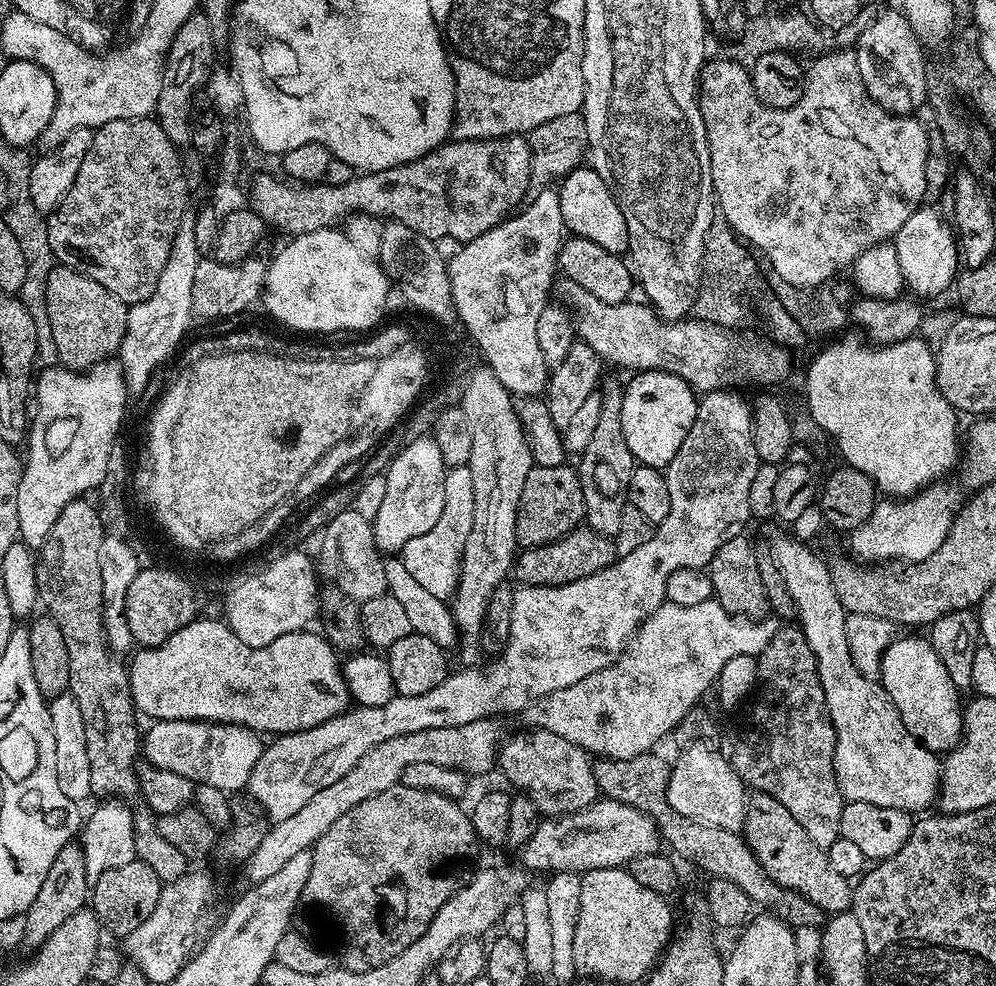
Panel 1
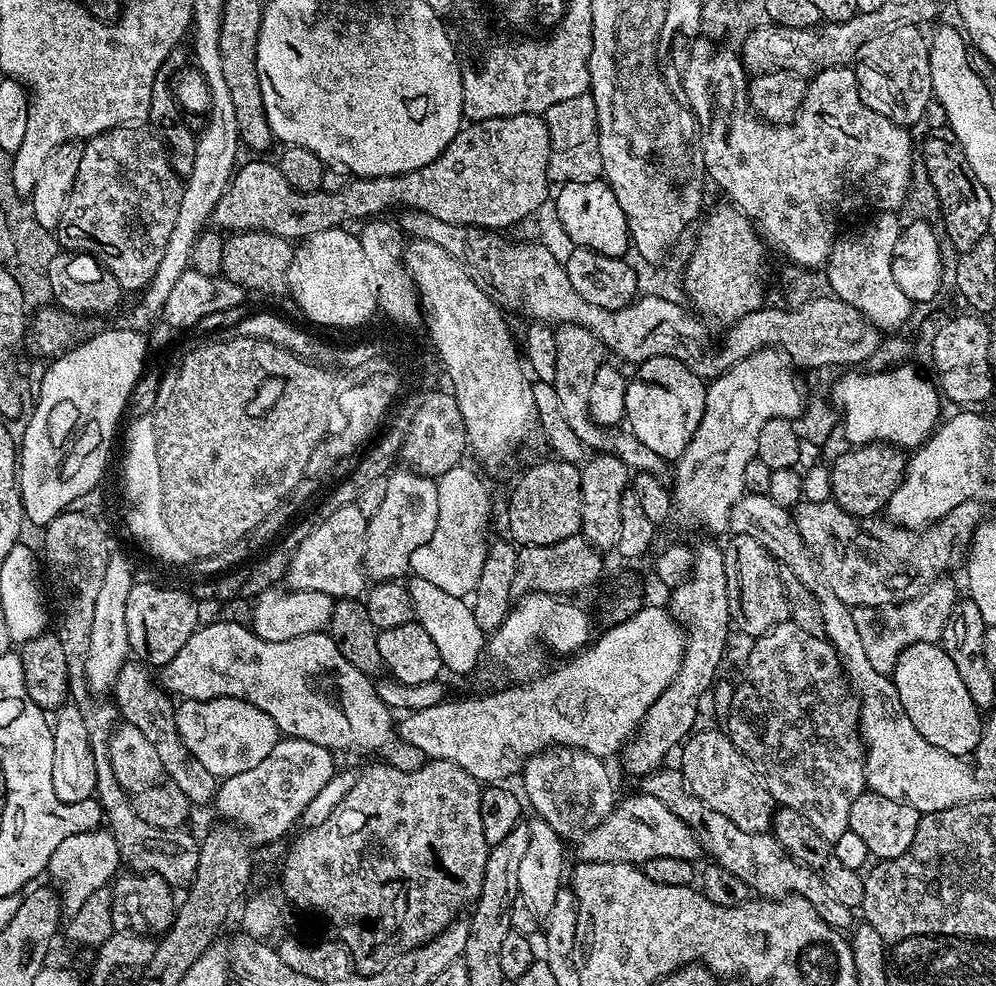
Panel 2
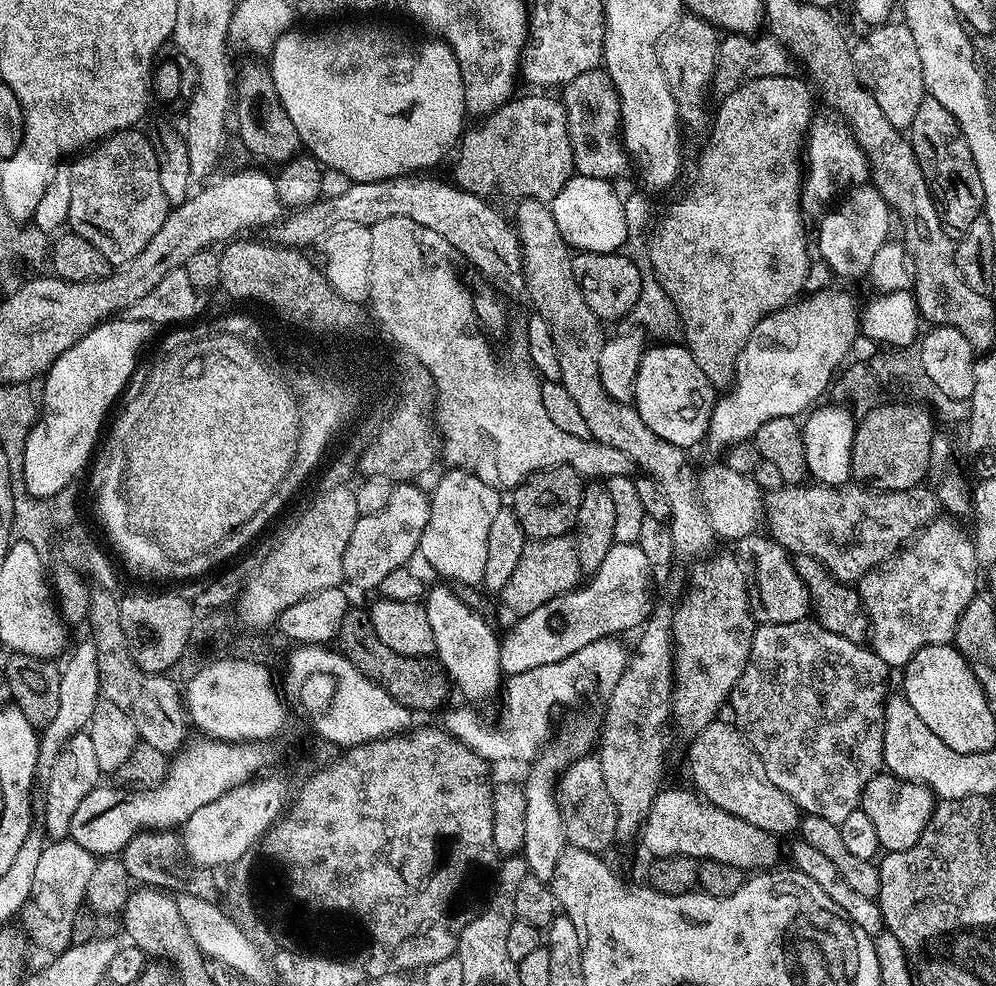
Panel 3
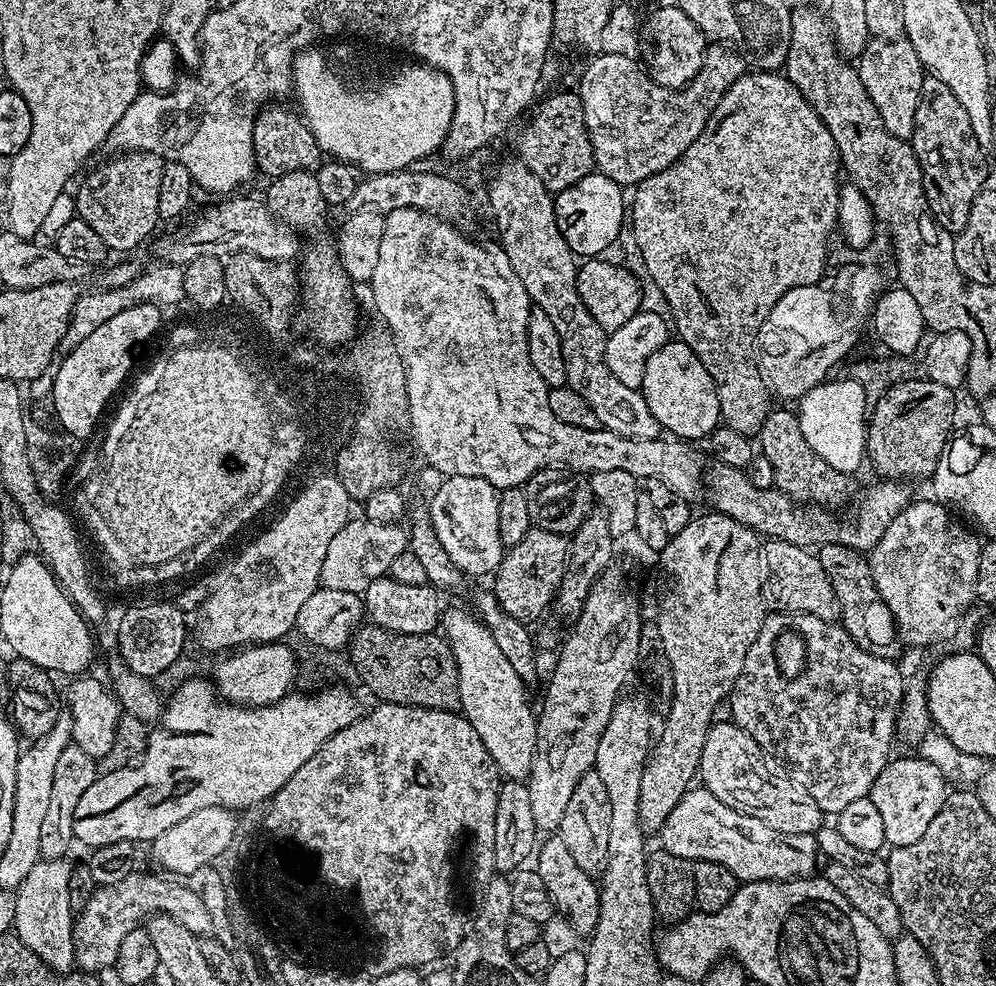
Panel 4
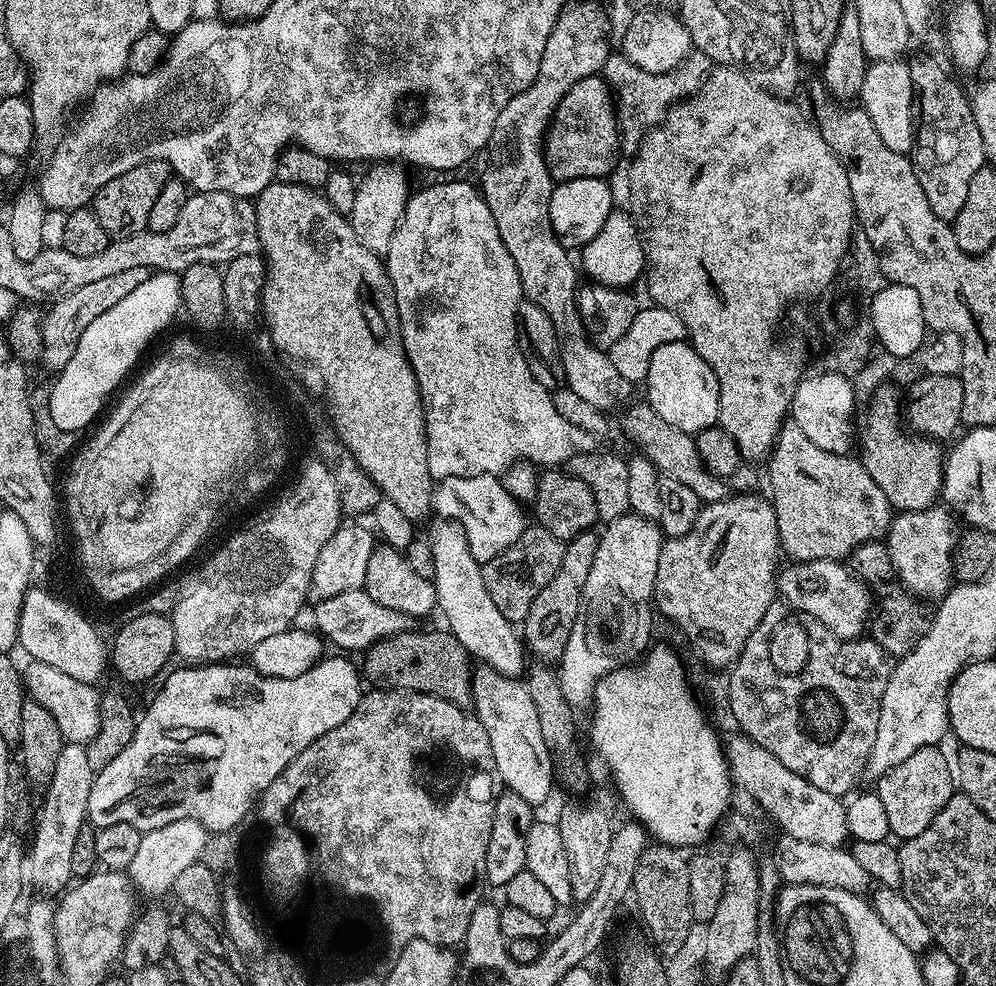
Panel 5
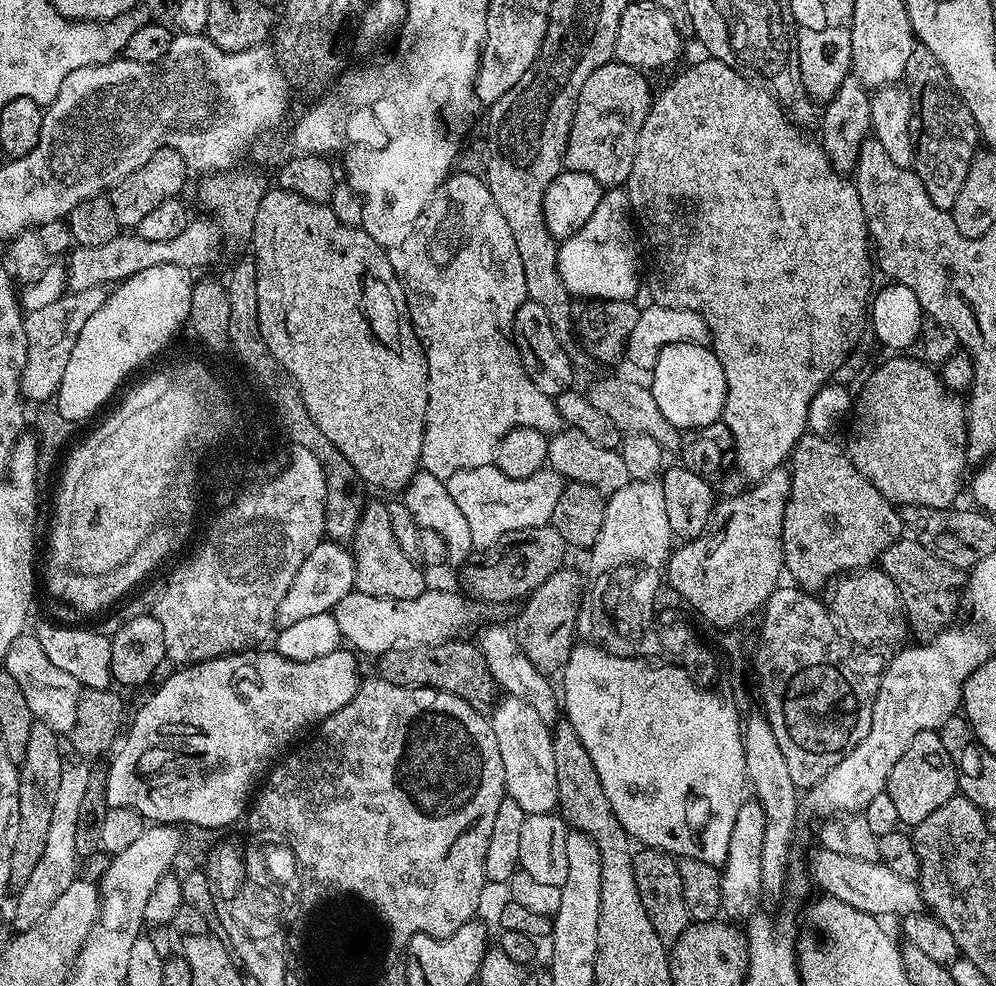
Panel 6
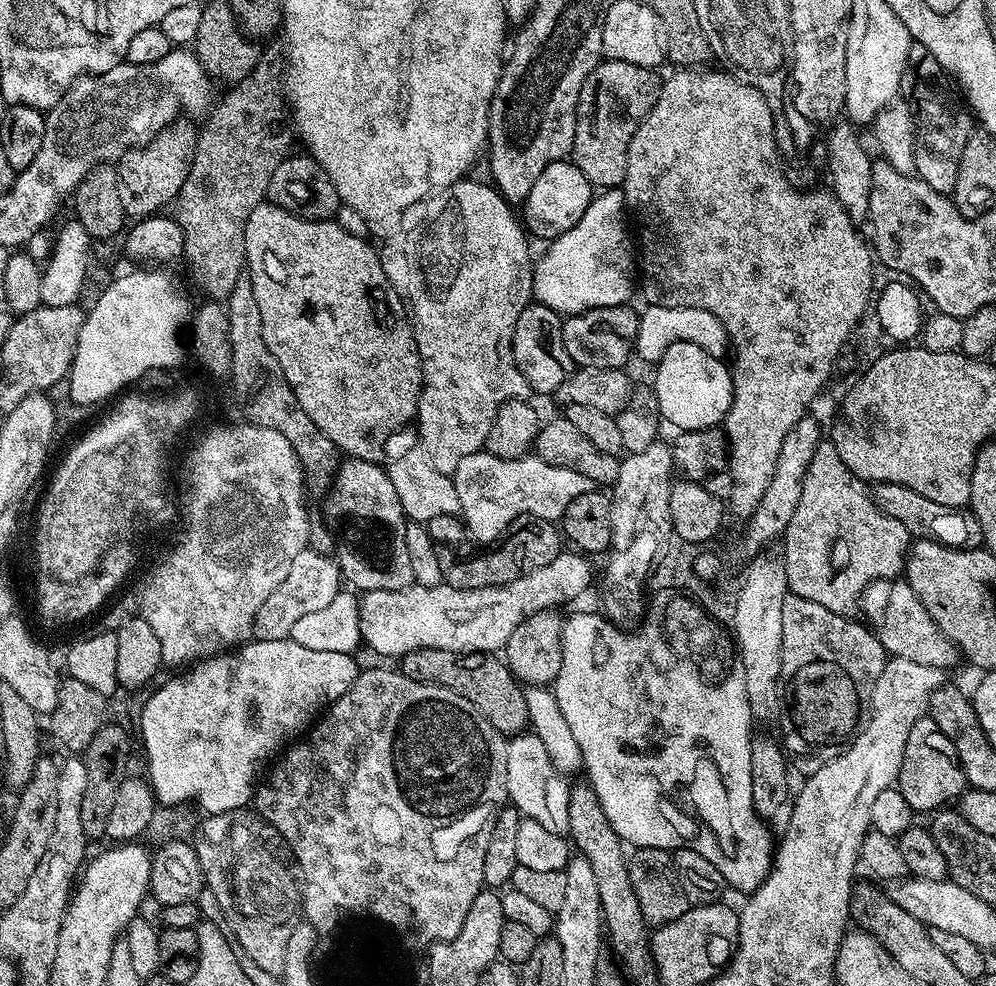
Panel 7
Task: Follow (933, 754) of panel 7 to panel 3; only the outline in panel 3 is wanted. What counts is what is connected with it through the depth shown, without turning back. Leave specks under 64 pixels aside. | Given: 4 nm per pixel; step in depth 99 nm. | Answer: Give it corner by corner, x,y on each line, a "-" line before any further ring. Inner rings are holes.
877,774
866,782
860,795
859,811
874,822
874,831
878,834
878,842
885,853
910,850
914,842
926,830
932,817
934,797
932,791
924,784
915,784
909,780
899,780
891,774

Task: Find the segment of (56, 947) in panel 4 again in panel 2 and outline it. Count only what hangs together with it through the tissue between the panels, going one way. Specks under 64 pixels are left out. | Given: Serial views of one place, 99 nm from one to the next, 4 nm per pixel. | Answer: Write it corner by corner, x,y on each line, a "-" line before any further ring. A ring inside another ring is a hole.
93,830
66,838
66,842
62,842
58,850
54,850
46,872
47,875
52,875
51,883
58,893
61,909
69,917
73,917
78,914
78,910
82,910
82,902
86,902
86,898
90,898
94,890
105,887
121,868
118,842
111,831

